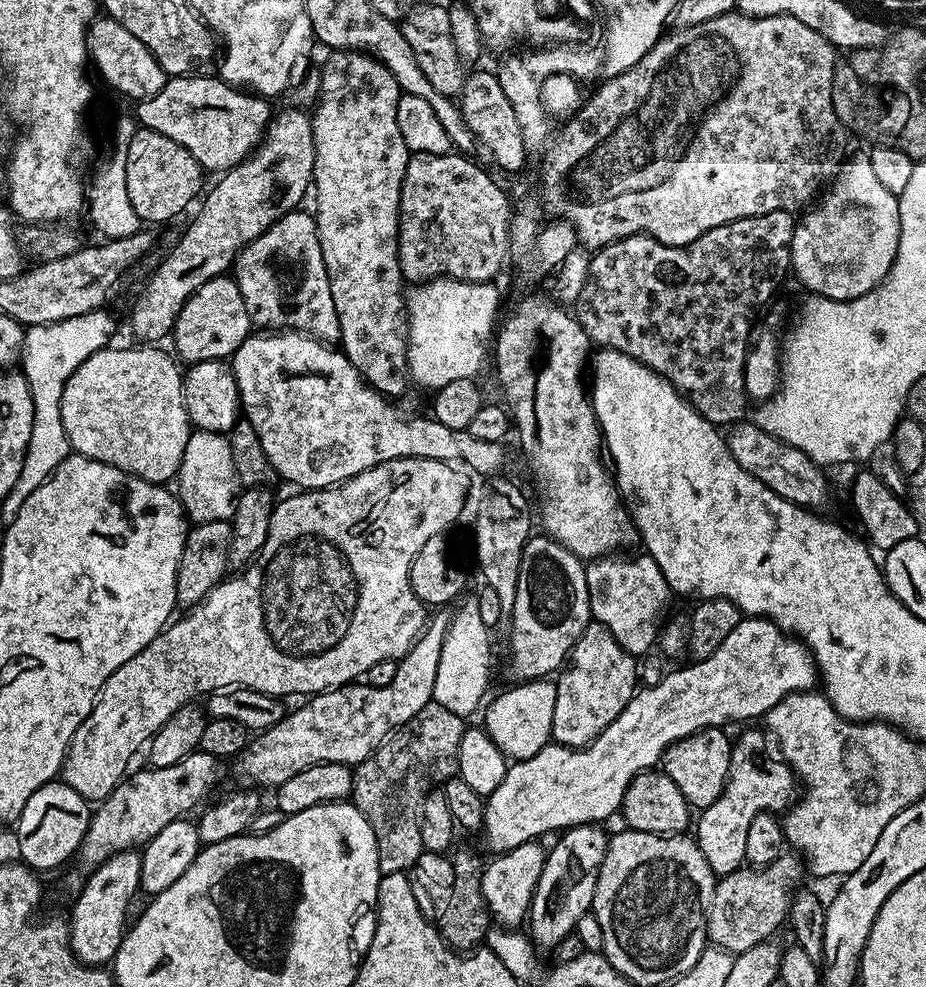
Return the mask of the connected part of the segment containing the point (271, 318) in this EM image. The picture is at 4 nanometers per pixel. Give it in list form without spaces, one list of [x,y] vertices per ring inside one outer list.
[[[311,211],[288,212],[270,230],[266,230],[254,242],[240,251],[234,265],[234,279],[246,298],[246,306],[252,315],[253,325],[260,330],[291,330],[306,332],[317,340],[336,342],[340,339],[338,310],[334,310],[334,298],[330,295],[330,278],[326,274],[326,262],[322,262],[322,246],[316,233],[316,218]]]

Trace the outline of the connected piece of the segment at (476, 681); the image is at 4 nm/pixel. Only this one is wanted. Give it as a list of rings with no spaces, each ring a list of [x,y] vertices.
[[[468,598],[456,613],[454,611],[451,613],[446,638],[442,642],[442,656],[438,658],[438,672],[434,674],[432,699],[435,703],[446,706],[446,710],[465,718],[471,717],[470,714],[476,707],[477,709],[481,707],[485,699],[484,691],[488,688],[488,671],[492,668],[492,644],[488,641],[488,636],[490,629],[486,626],[486,622],[482,622],[475,599]]]

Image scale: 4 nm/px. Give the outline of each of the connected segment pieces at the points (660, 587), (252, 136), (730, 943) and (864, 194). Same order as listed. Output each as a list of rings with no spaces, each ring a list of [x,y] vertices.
[[[645,552],[639,555],[632,558],[622,558],[620,554],[605,556],[591,561],[584,569],[591,619],[608,629],[617,643],[635,656],[642,656],[655,647],[662,627],[662,614],[672,596],[671,588],[652,556]]]
[[[200,75],[169,78],[158,94],[135,105],[134,116],[143,127],[158,130],[158,134],[166,134],[166,138],[174,138],[178,146],[190,150],[201,169],[223,174],[256,151],[268,130],[274,108],[265,97],[227,84],[219,75]]]
[[[785,850],[773,864],[756,867],[742,866],[719,877],[706,910],[708,939],[715,947],[733,954],[750,950],[764,940],[772,940],[788,919],[788,906],[794,890],[801,887],[806,865],[795,851]]]
[[[862,150],[857,156],[849,155],[836,172],[836,179],[827,185],[823,195],[804,214],[796,220],[792,235],[791,271],[794,276],[796,272],[797,278],[809,288],[809,293],[831,300],[853,300],[874,290],[884,281],[898,254],[900,202],[897,196],[890,194],[890,190],[880,185],[867,151]]]

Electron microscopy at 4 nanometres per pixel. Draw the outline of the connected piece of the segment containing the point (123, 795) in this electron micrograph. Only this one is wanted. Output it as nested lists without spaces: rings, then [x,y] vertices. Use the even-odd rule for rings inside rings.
[[[197,750],[174,762],[174,766],[144,766],[141,772],[133,771],[125,775],[119,786],[95,805],[84,841],[80,844],[78,860],[87,866],[101,864],[114,854],[147,844],[154,834],[158,834],[158,830],[170,826],[170,822],[185,819],[189,815],[188,811],[203,796],[211,794],[220,776],[220,768],[216,764],[219,764],[217,757]]]

